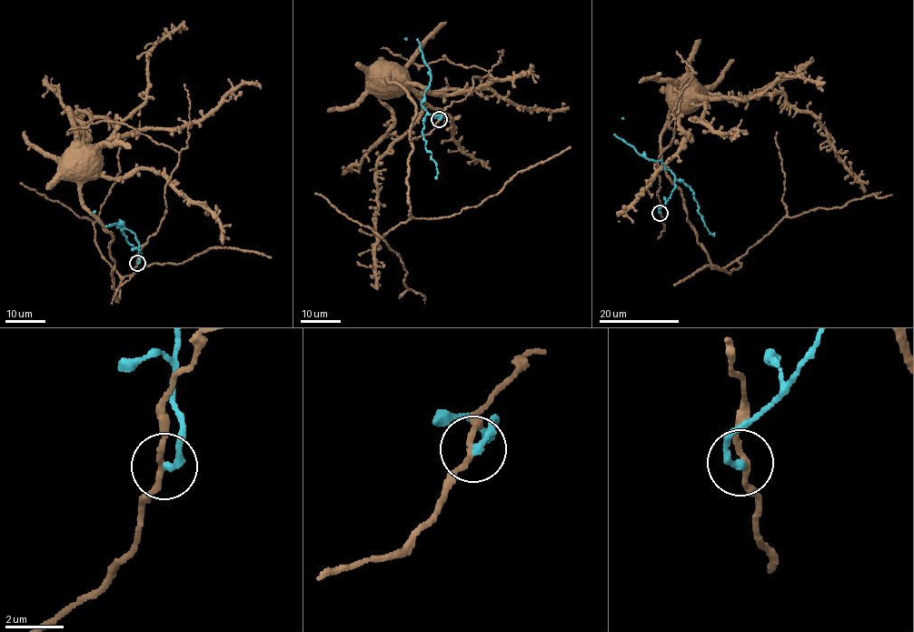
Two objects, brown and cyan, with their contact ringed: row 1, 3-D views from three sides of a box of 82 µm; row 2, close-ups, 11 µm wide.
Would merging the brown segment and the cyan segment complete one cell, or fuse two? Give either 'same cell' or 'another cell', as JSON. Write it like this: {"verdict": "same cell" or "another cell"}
{"verdict": "another cell"}

